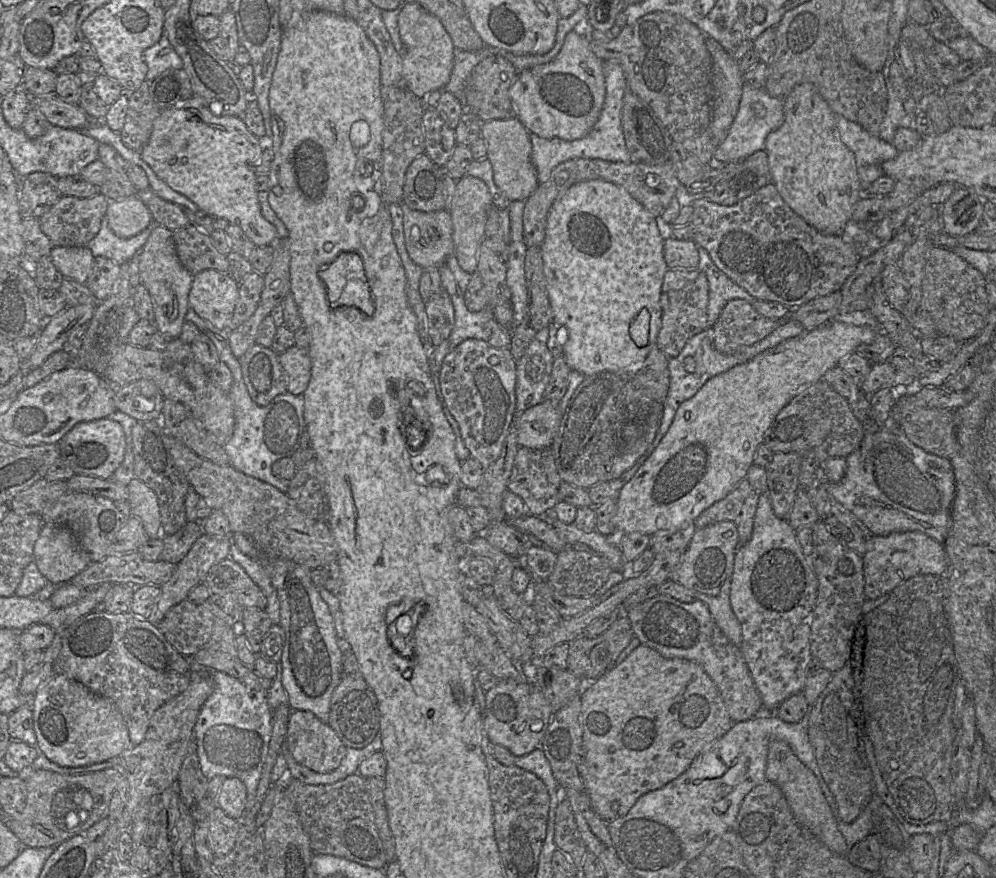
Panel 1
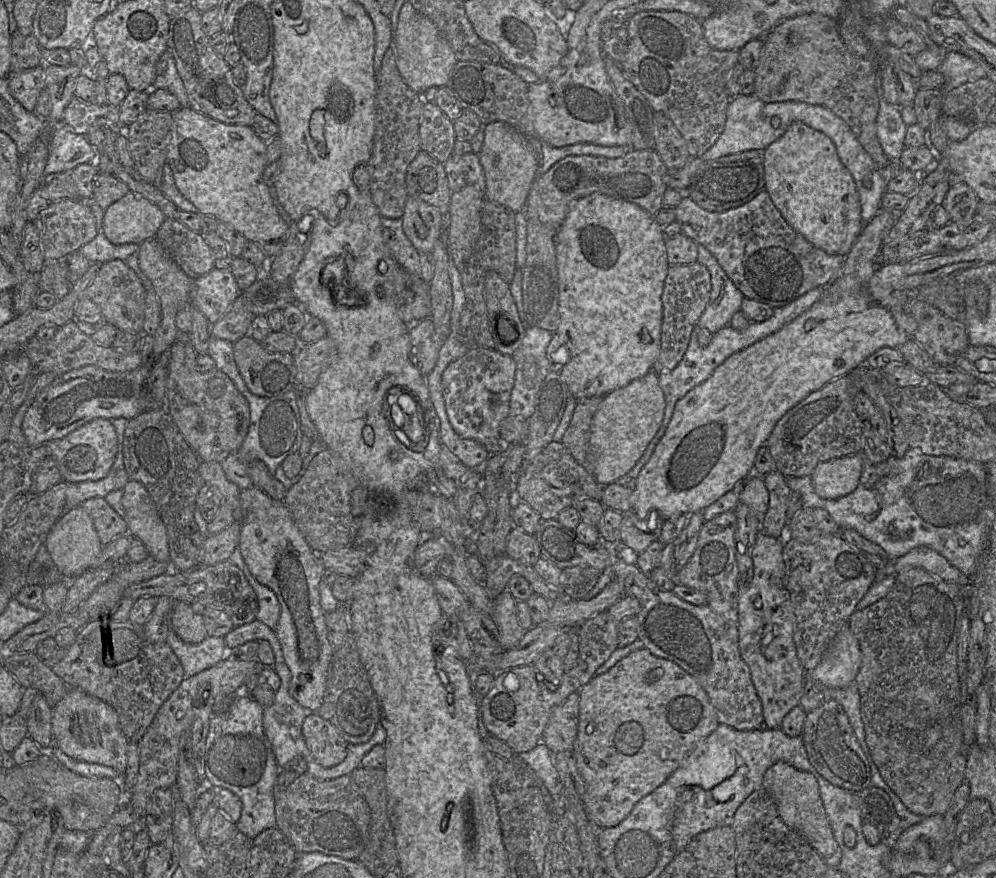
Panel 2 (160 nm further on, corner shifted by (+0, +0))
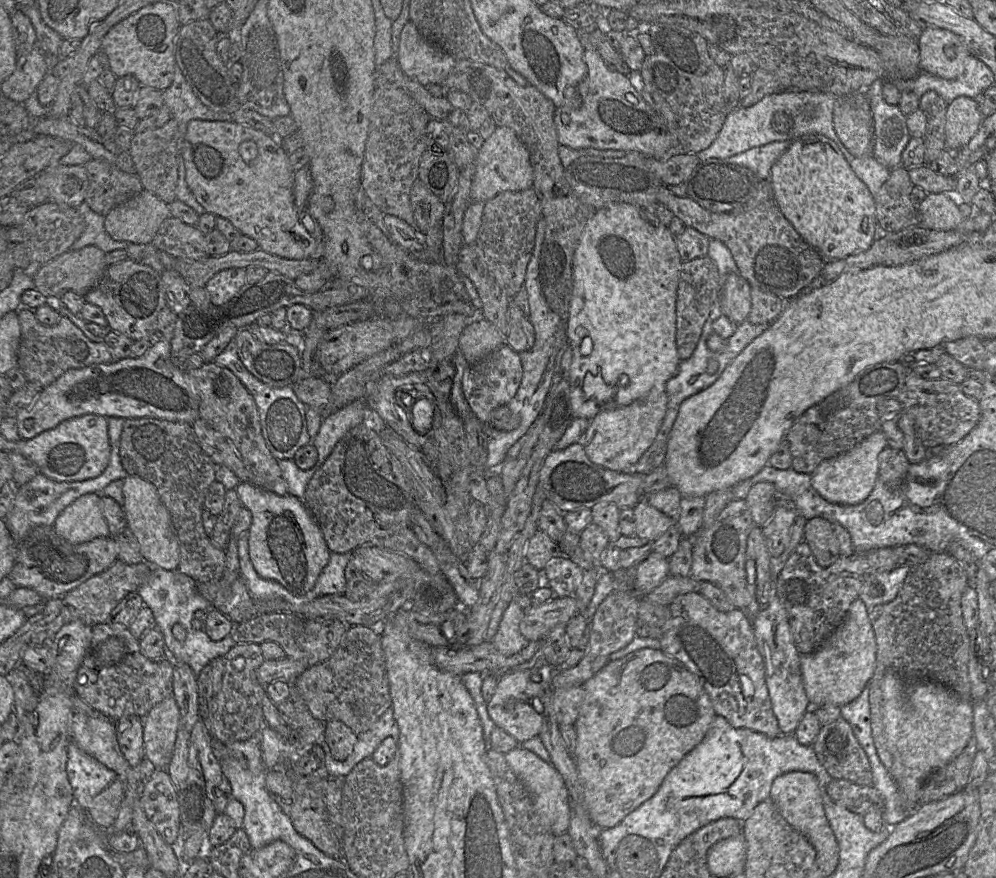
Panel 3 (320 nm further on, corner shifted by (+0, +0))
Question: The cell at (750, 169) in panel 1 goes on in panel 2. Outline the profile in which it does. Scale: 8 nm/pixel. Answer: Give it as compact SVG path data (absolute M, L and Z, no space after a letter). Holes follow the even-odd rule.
M704 161L688 188L689 198L709 212L725 212L751 201L765 190L764 166L754 161L719 163Z

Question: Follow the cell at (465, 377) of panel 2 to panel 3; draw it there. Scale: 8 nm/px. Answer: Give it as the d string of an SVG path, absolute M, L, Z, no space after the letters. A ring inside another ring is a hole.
M505 344L465 370L462 391L473 414L482 423L490 425L491 413L500 406L507 406L515 397L522 377L523 366L519 353Z

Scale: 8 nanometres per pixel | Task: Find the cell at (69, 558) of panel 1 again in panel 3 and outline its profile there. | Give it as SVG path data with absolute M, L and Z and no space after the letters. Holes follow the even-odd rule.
M90 493L77 499L58 517L54 529L72 544L111 537L103 515L101 493Z

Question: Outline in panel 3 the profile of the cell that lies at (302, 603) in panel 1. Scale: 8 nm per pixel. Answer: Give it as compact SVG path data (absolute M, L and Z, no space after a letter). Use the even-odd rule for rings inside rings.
M245 482L238 484L236 492L243 507L252 514L248 531L249 555L258 575L278 582L294 596L307 594L328 564L330 550L304 502L289 494L279 496Z

